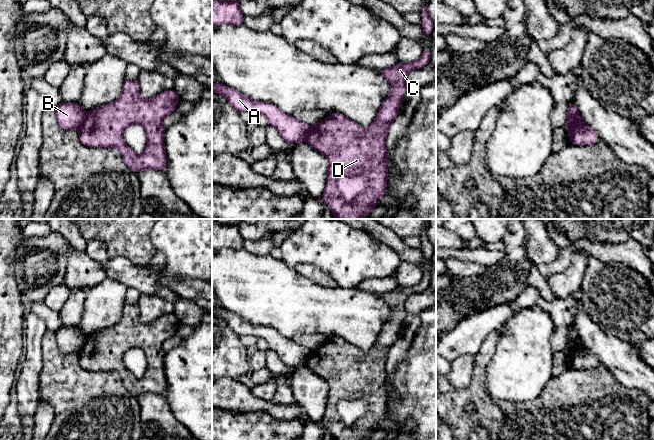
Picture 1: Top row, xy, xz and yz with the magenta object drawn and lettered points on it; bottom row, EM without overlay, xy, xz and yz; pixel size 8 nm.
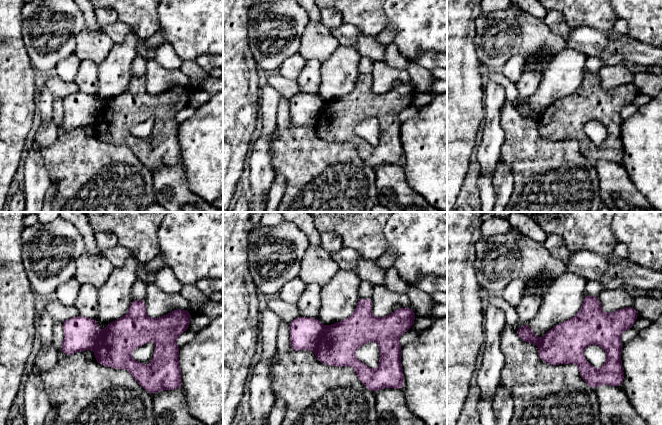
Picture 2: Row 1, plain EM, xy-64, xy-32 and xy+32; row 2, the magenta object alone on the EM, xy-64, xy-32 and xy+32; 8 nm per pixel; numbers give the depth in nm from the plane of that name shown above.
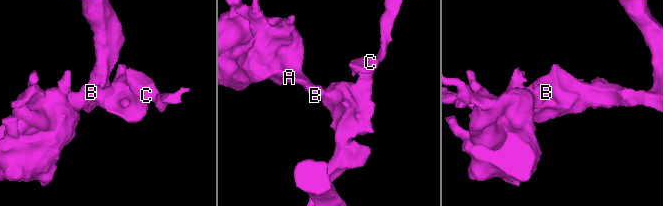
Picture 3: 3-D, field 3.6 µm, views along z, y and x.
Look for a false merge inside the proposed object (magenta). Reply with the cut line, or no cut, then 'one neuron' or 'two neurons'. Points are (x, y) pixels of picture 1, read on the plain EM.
cut in xy along (87, 337), (83, 348), (78, 353); two neurons

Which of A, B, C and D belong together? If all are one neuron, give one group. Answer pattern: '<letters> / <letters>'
A B / C D

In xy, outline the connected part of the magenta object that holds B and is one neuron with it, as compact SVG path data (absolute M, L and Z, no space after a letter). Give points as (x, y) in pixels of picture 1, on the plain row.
M61 326L55 332L58 348L64 354L79 354L84 347L87 337L77 326L63 327Z

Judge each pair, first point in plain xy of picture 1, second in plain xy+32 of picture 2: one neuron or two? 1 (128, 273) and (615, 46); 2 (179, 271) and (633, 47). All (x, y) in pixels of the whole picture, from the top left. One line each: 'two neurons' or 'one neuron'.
1: one neuron
2: two neurons

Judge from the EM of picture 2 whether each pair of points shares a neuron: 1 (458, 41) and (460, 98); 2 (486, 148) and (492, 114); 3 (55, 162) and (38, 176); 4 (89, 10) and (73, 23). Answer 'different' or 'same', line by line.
1: same
2: same
3: different
4: different

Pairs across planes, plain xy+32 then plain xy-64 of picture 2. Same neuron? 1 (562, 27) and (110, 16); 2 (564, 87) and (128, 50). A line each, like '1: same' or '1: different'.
1: same
2: same

